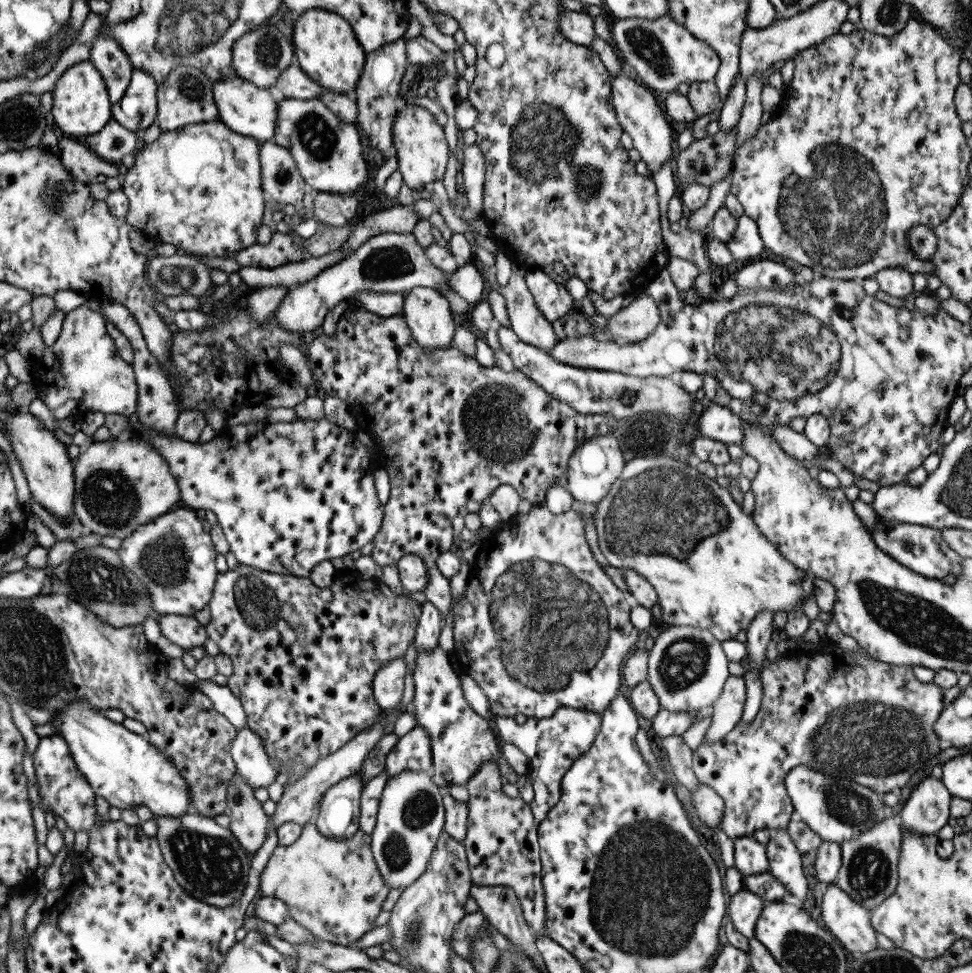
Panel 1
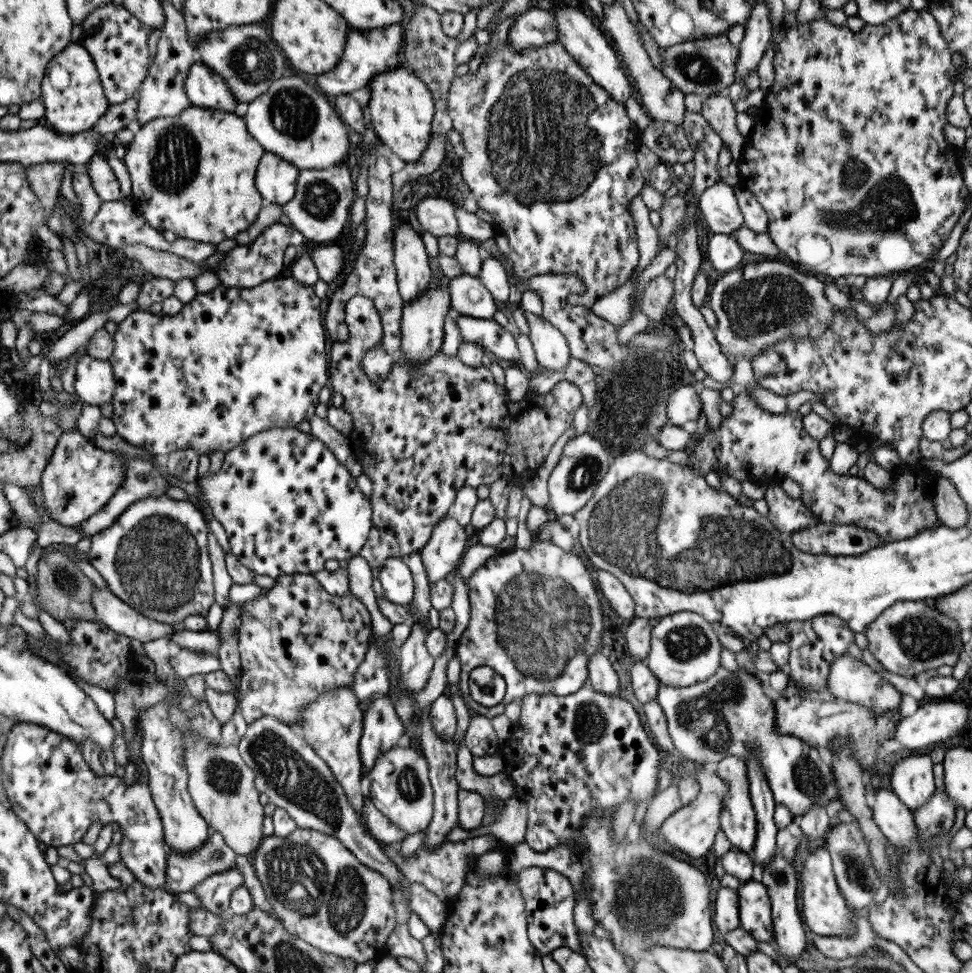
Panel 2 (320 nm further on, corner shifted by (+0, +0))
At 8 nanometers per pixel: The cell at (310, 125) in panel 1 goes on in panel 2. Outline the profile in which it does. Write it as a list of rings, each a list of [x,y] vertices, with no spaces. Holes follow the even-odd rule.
[[[279,78],[265,92],[247,103],[246,112],[242,116],[247,132],[261,145],[264,152],[278,156],[286,163],[292,164],[298,170],[326,169],[334,164],[344,162],[348,137],[344,122],[337,116],[335,110],[329,106],[325,96],[315,87],[305,84],[301,78]]]

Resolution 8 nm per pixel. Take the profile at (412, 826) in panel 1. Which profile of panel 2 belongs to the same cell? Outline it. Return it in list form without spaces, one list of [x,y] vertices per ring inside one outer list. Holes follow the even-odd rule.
[[[403,744],[387,749],[375,757],[366,777],[369,778],[368,798],[383,816],[406,832],[406,836],[425,830],[432,817],[432,788],[428,779],[428,764],[422,754]]]

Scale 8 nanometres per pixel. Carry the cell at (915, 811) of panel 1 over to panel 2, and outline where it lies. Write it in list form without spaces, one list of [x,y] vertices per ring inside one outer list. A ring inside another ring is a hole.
[[[928,754],[902,758],[893,766],[888,784],[907,808],[921,806],[935,792],[931,767]]]

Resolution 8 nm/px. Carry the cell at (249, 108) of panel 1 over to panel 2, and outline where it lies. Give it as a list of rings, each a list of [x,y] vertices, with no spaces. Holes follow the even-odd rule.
[[[197,60],[189,66],[183,89],[191,105],[234,113],[238,102],[223,79]]]

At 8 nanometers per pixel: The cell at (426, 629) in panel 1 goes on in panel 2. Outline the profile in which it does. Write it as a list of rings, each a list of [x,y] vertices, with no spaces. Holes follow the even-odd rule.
[[[447,511],[434,524],[425,546],[419,552],[429,585],[450,578],[455,573],[465,551],[465,542],[467,535],[464,526]]]

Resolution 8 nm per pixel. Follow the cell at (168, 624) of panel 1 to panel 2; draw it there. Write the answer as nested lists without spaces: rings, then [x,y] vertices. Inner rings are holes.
[[[95,587],[96,589],[90,596],[92,598],[90,605],[96,616],[95,620],[113,632],[144,643],[148,640],[157,640],[157,638],[168,638],[173,631],[179,629],[179,625],[163,624],[151,620],[113,596],[111,591]]]

